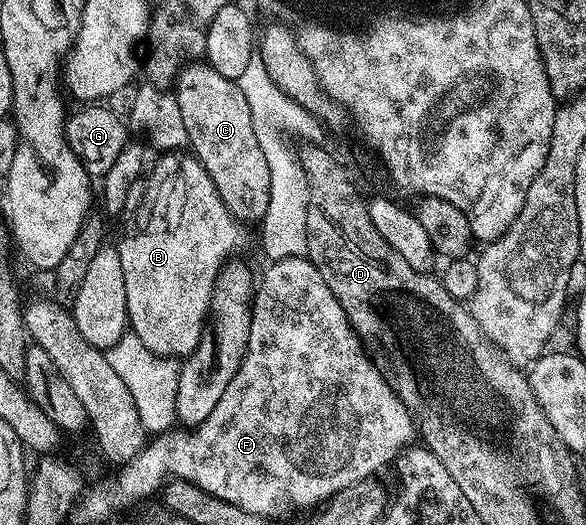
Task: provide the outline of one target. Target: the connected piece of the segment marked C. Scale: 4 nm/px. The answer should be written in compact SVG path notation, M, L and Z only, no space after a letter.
M194 63L181 70L175 82L175 96L183 115L191 152L205 166L207 175L211 175L225 206L240 222L260 222L269 211L271 167L267 165L267 155L263 155L263 147L259 147L259 139L255 139L255 127L251 119L251 107L247 107L247 95L243 95L236 81L224 78L210 64Z

